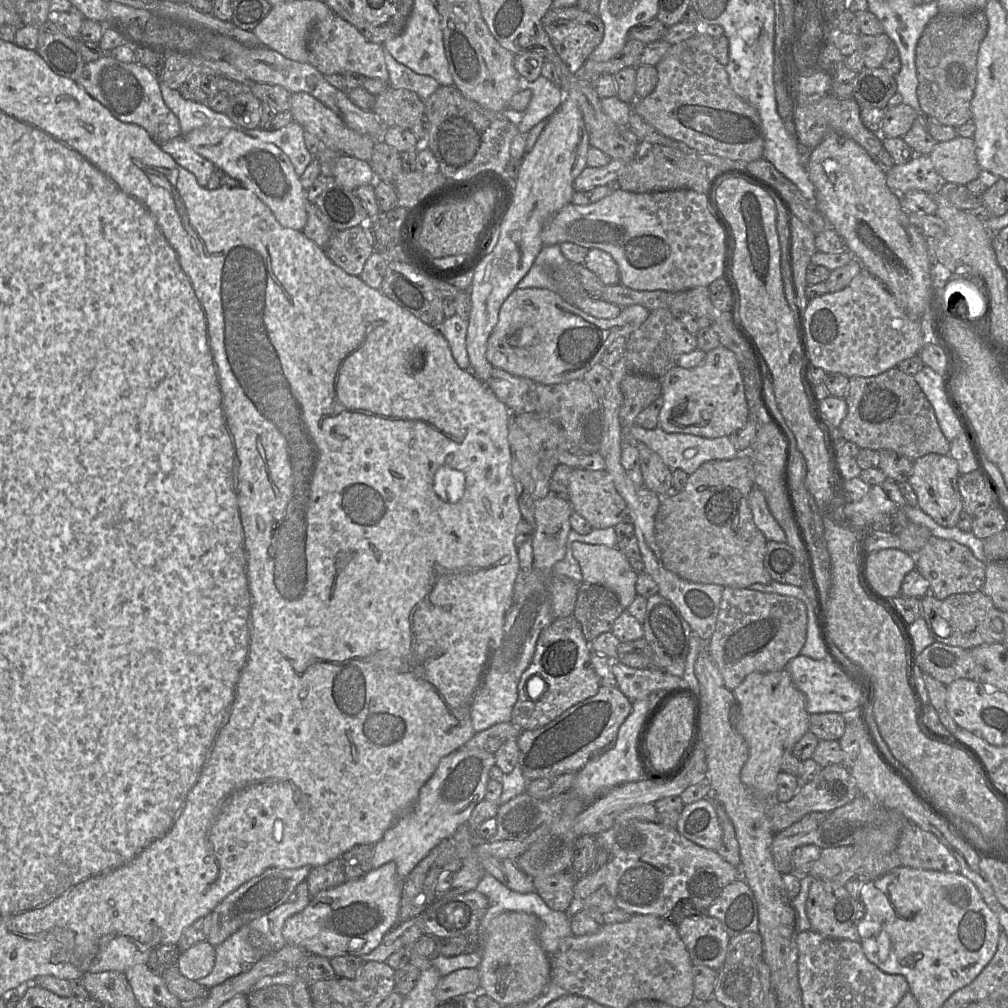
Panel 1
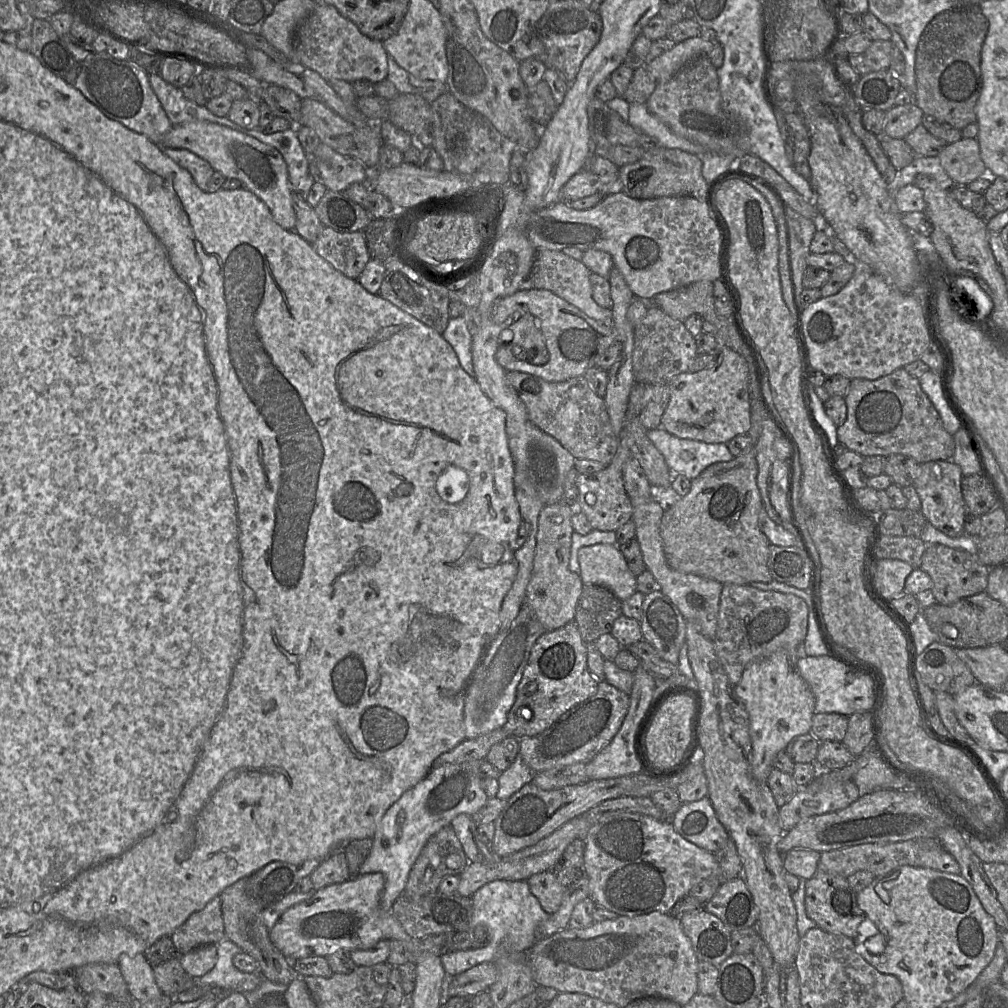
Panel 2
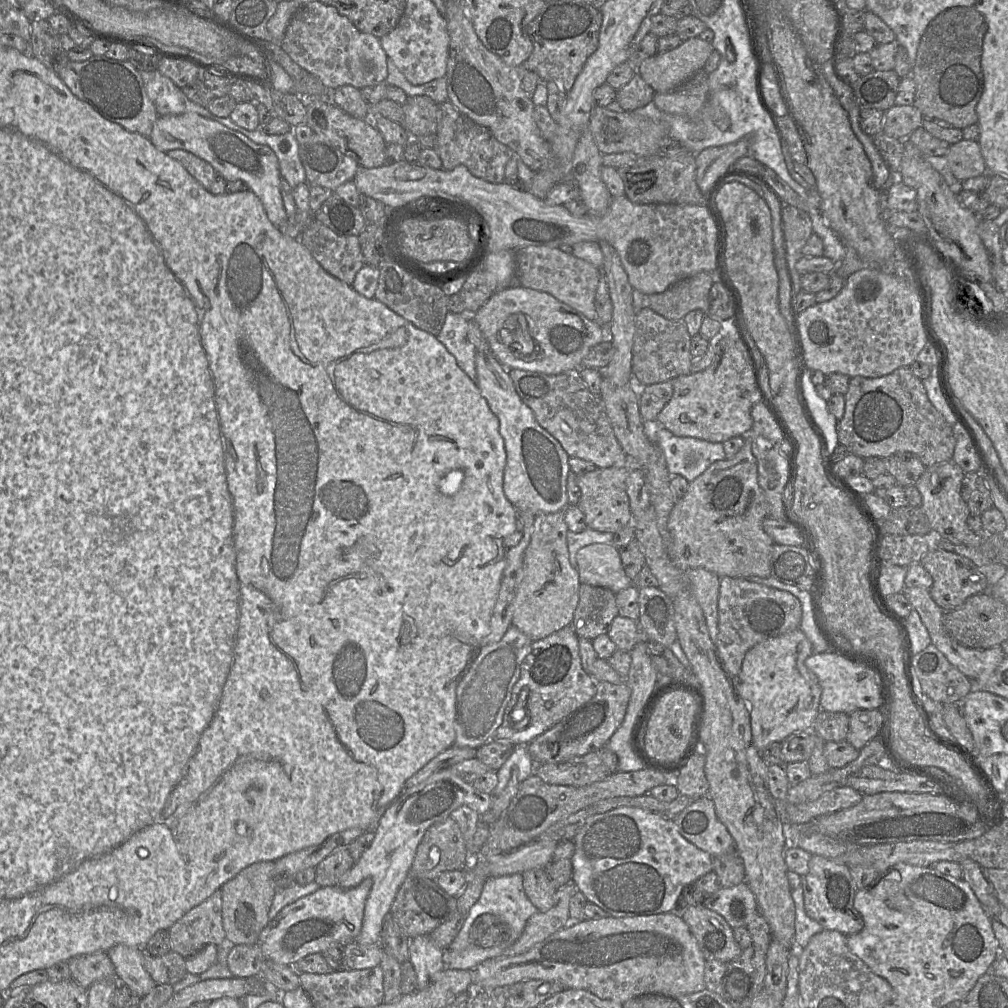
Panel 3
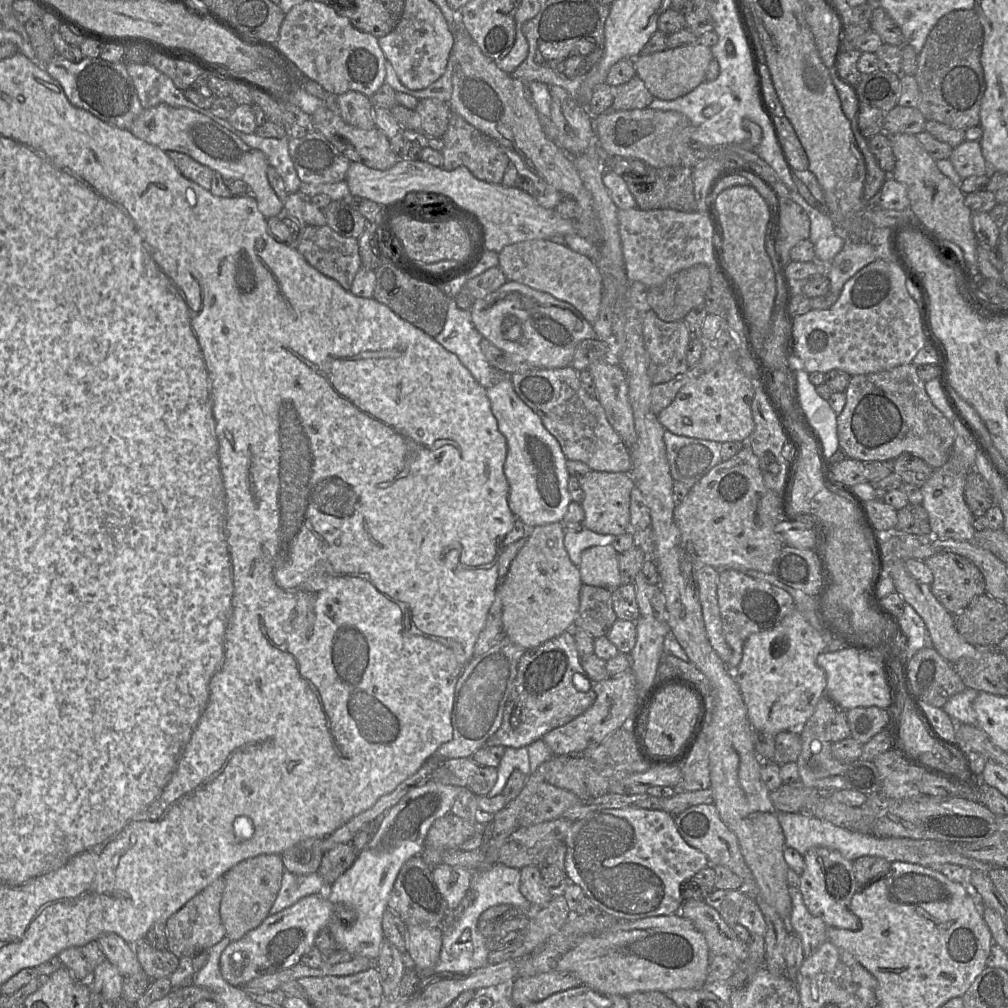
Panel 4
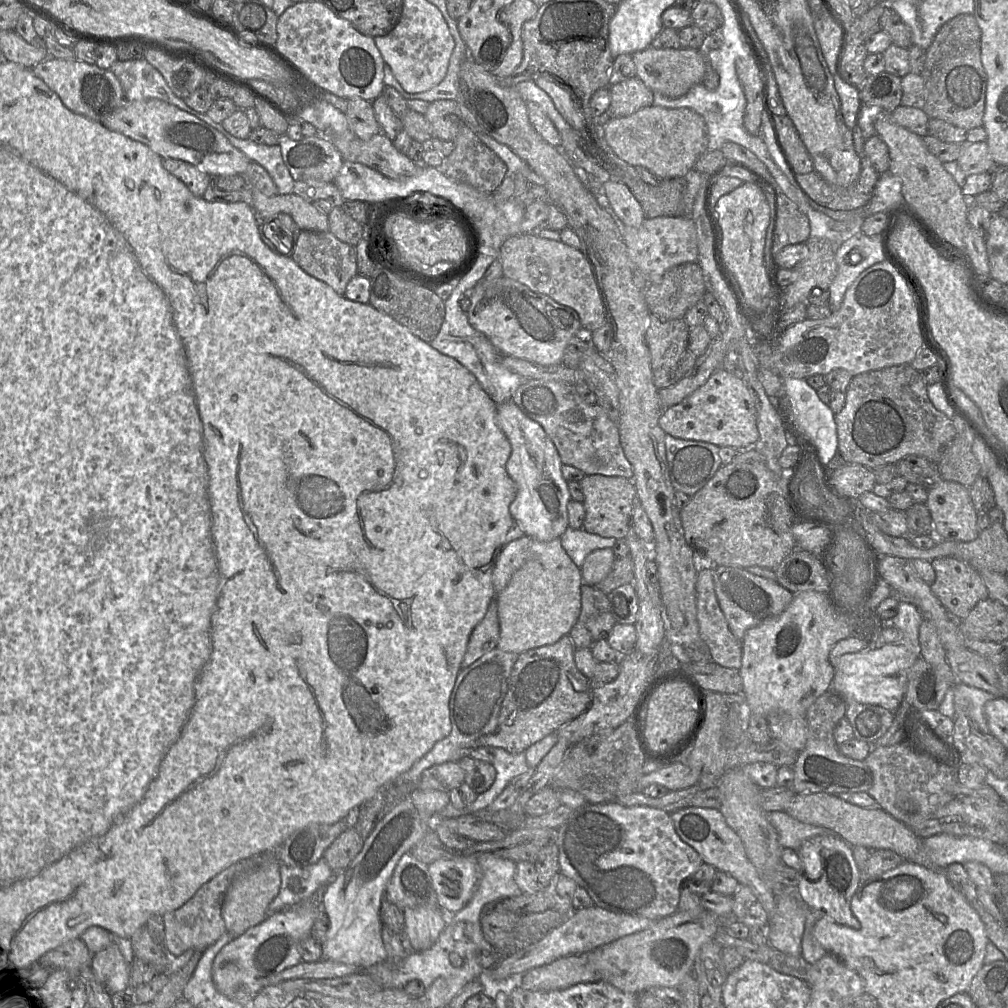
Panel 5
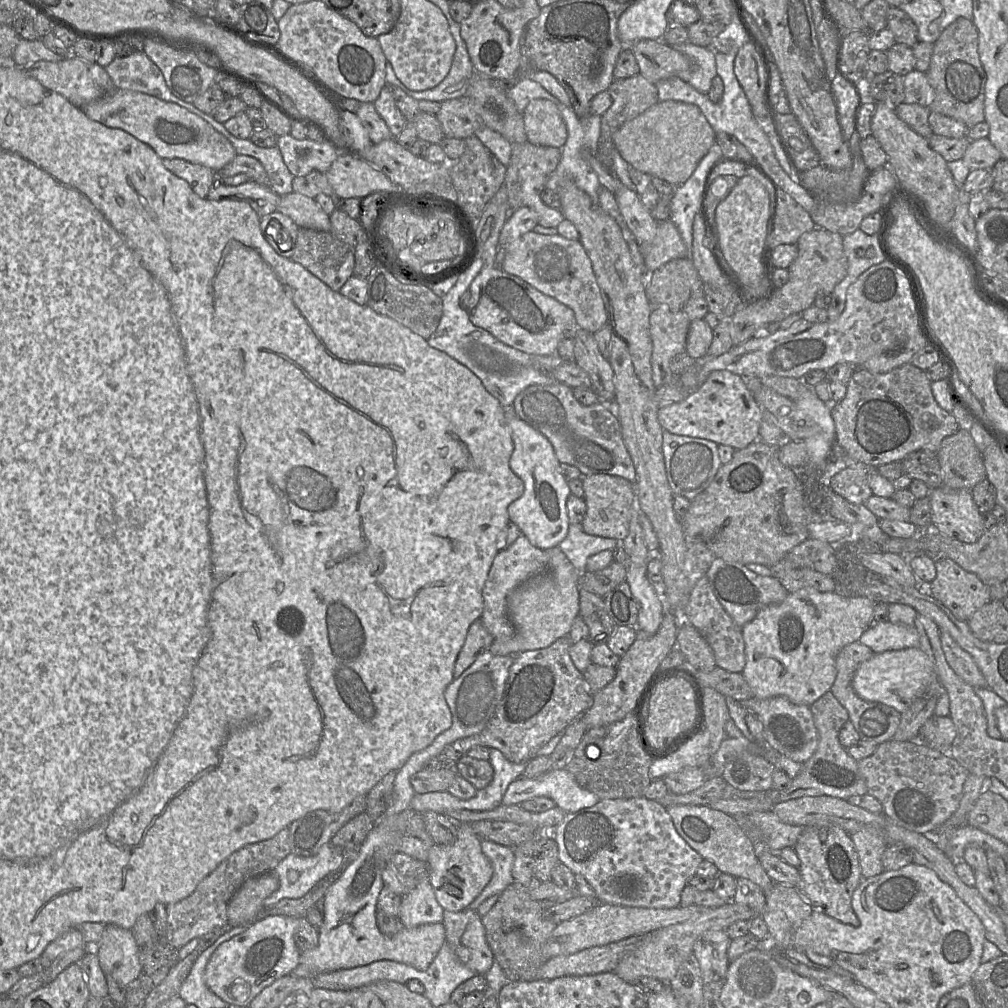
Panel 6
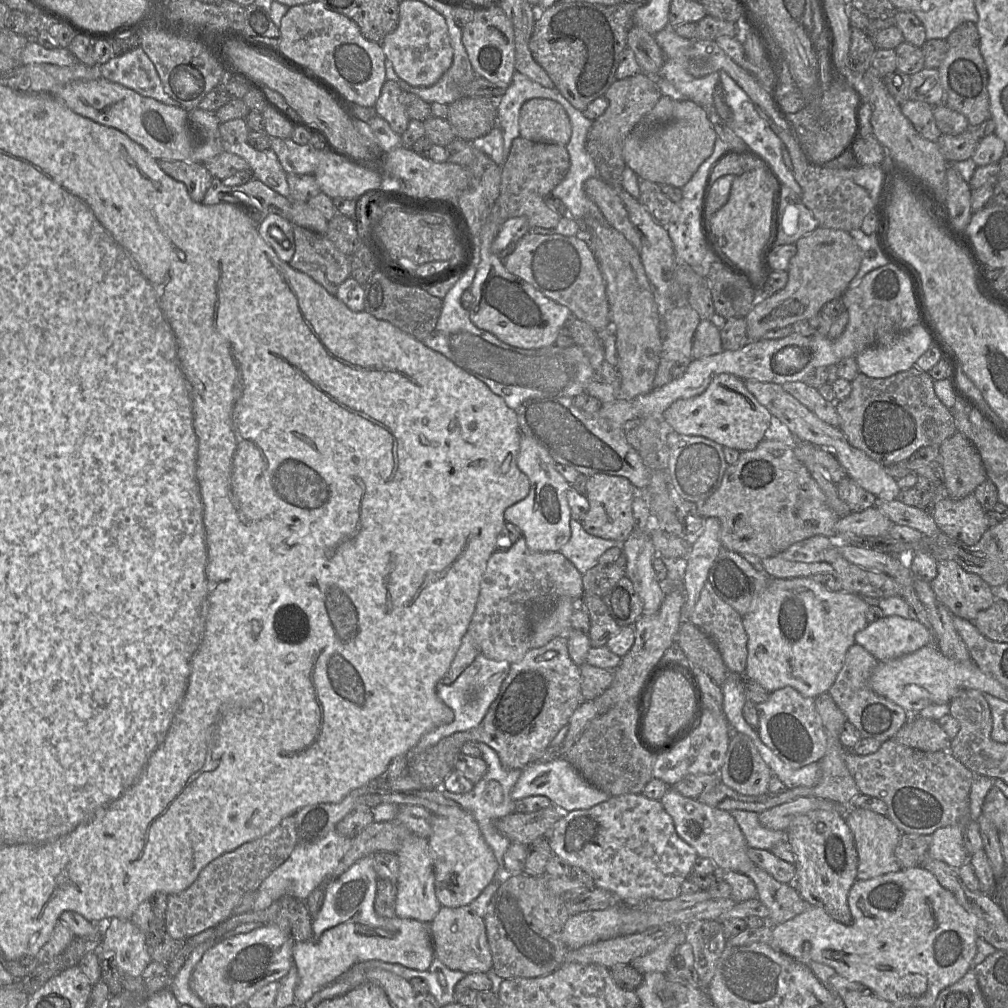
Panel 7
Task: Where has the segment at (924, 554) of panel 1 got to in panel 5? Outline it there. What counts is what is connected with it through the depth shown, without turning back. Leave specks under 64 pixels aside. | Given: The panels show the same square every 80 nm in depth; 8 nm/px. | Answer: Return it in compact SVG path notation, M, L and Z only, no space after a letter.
M939 557L931 565L936 574L931 591L955 619L962 620L978 602L989 598L980 573L962 560Z

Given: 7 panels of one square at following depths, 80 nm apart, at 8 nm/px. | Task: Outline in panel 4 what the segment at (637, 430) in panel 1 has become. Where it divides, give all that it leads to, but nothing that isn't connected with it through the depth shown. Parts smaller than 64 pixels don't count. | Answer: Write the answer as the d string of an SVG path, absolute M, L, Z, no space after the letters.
M666 429L663 439L672 479L689 490L722 461L722 443L678 436Z

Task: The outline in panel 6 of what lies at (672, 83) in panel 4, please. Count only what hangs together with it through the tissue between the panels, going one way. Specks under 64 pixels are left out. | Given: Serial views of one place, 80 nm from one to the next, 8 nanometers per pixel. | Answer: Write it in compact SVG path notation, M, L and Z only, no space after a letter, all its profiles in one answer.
M639 40L630 45L639 73L649 82L677 77L690 67L689 59L662 40Z

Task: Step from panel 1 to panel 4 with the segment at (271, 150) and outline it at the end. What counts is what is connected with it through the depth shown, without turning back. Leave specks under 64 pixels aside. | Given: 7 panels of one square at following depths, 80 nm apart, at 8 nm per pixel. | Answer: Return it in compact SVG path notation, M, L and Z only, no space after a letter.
M158 104L146 108L128 129L135 137L164 152L180 152L207 166L225 180L242 180L250 187L250 194L266 219L281 212L284 203L276 195L267 178L269 167L265 154L246 145L231 131L206 116L188 108Z

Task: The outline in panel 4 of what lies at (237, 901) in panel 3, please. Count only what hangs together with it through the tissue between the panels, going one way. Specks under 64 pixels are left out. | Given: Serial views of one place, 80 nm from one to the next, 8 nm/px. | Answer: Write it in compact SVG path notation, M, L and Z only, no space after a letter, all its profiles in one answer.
M262 854L236 864L225 875L220 902L220 917L231 941L241 939L257 928L268 916L281 887L285 868L280 854Z

